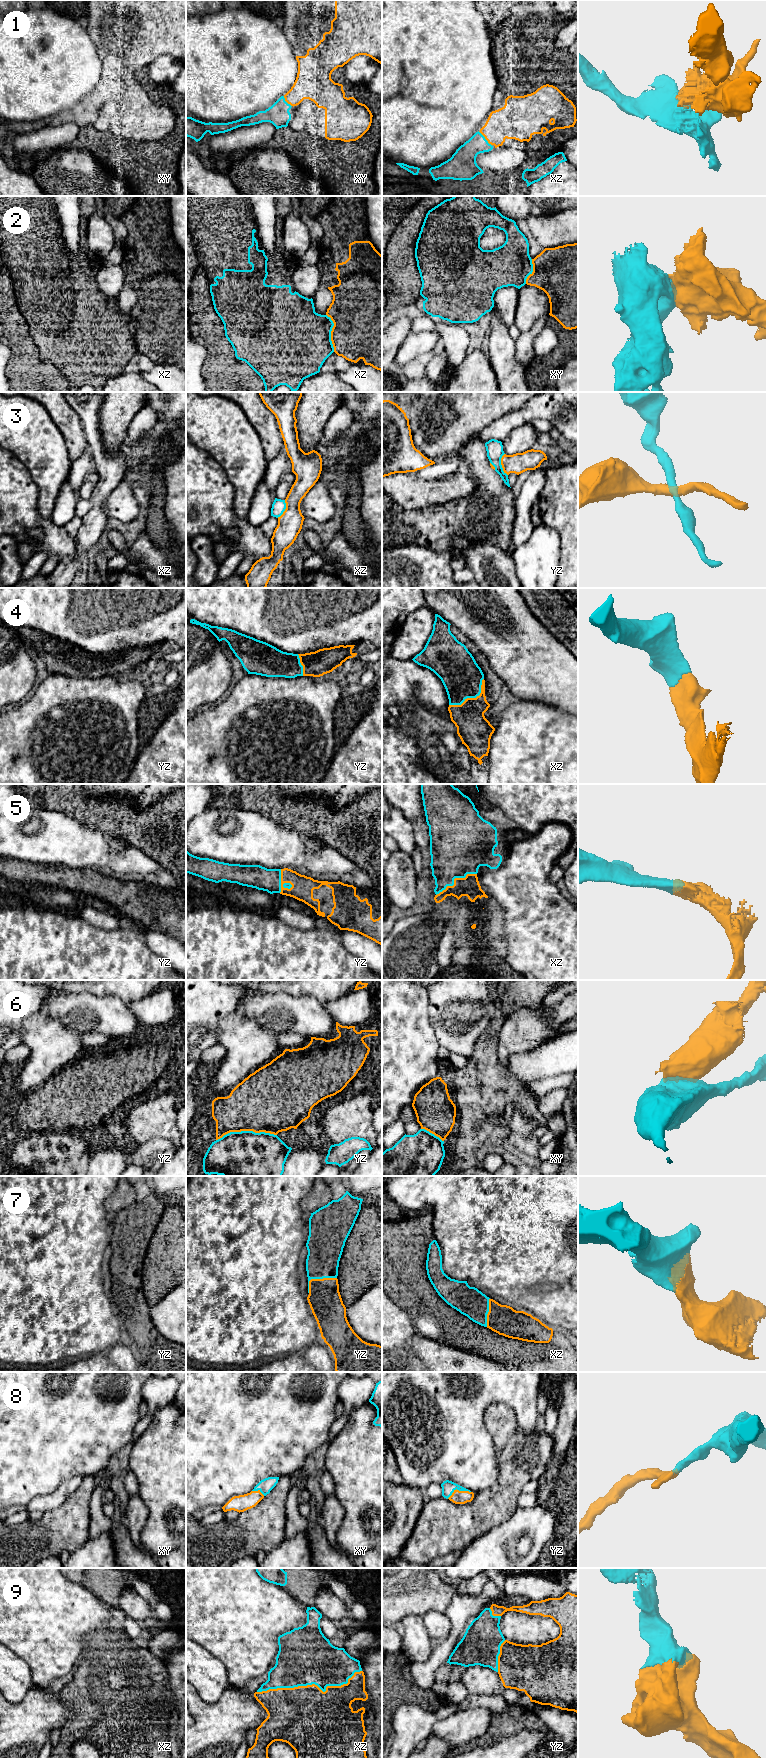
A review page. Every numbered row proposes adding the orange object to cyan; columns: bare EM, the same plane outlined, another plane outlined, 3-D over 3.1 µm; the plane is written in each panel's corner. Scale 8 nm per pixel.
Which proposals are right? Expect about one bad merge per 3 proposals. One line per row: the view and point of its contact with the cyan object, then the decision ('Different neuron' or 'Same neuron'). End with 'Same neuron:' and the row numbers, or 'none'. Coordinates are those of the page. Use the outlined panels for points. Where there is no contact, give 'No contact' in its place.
1: Touches cyan at xz (484, 138). Same neuron
2: Touches cyan at xz (330, 333). Different neuron
3: Touches cyan at yz (500, 464). Different neuron
4: Touches cyan at xz (472, 697). Same neuron
5: Touches cyan at xz (454, 878). Same neuron
6: Touches cyan at yz (246, 1131). Different neuron
7: Touches cyan at yz (317, 1278). Same neuron
8: Touches cyan at yz (458, 1489). Same neuron
9: Touches cyan at xz (311, 1684). Same neuron
Same neuron: 1, 4, 5, 7, 8, 9

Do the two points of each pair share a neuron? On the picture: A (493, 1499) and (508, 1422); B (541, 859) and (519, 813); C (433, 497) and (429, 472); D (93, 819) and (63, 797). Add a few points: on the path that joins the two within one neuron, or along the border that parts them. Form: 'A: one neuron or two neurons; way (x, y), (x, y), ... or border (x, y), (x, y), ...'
A: one neuron; way (508, 1480), (508, 1441)
B: two neurons; border (554, 823), (546, 823), (533, 835)
C: two neurons; border (453, 472), (426, 479), (418, 479), (414, 475)
D: one neuron; way (86, 812), (70, 797)

